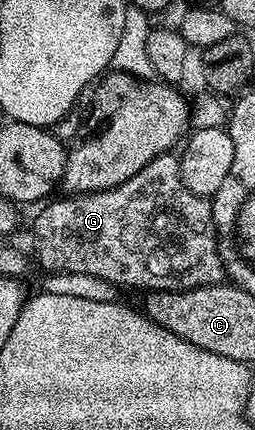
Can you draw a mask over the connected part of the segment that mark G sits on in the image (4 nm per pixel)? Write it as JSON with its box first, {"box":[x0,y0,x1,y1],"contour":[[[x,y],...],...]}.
{"box":[31,153,225,291],"contour":[[[168,153],[149,161],[149,165],[145,165],[145,169],[141,169],[141,173],[129,177],[129,181],[125,181],[113,189],[62,198],[52,198],[50,202],[43,205],[48,205],[48,207],[40,206],[38,208],[38,210],[40,209],[39,216],[31,223],[31,243],[35,246],[33,255],[38,266],[39,263],[43,266],[44,272],[68,271],[69,273],[92,274],[93,277],[104,278],[105,281],[119,287],[120,285],[123,287],[143,287],[142,289],[147,291],[192,291],[195,287],[208,287],[214,283],[224,282],[225,272],[219,256],[219,236],[215,234],[215,223],[211,220],[211,199],[189,190],[186,183],[183,182],[183,172],[180,171],[179,160],[174,154]]]}

